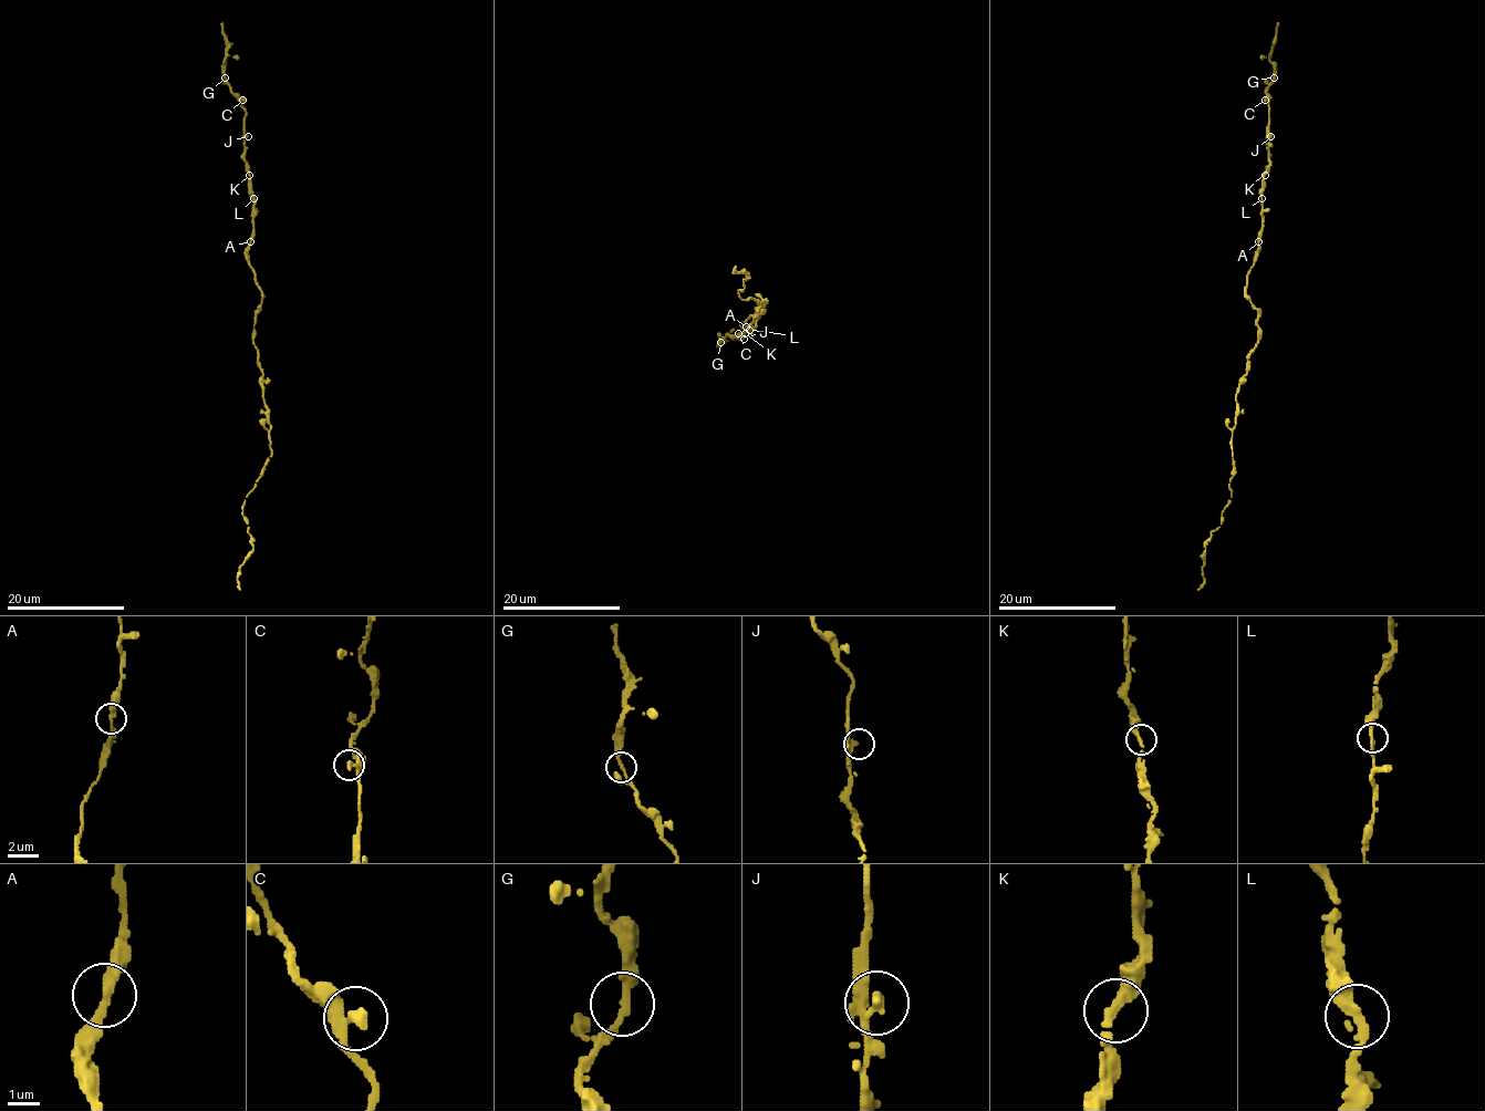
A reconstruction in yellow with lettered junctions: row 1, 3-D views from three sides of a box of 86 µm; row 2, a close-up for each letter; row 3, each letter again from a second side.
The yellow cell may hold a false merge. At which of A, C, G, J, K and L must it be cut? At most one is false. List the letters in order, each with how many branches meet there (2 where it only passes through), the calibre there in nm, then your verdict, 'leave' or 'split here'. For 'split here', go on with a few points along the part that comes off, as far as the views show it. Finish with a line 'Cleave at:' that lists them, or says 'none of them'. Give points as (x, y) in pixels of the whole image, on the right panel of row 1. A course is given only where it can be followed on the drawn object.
A: branches 2; calibre 320 nm; leave
C: branches 2; calibre 280 nm; leave
G: branches 2; calibre 280 nm; leave
J: branches 2; calibre 280 nm; leave
K: branches 2; calibre 280 nm; leave
L: branches 2; calibre 280 nm; leave
Cleave at: none of them

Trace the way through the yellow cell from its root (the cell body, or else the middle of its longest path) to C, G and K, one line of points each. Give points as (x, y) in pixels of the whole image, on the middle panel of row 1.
C: (751, 325), (756, 325), (757, 313), (744, 322), (749, 330), (741, 338), (737, 335), (738, 333)
G: (751, 325), (756, 325), (757, 313), (744, 322), (749, 330), (741, 338), (728, 334), (720, 342)
K: (751, 325), (756, 325), (757, 313), (744, 322), (749, 330), (745, 333)

